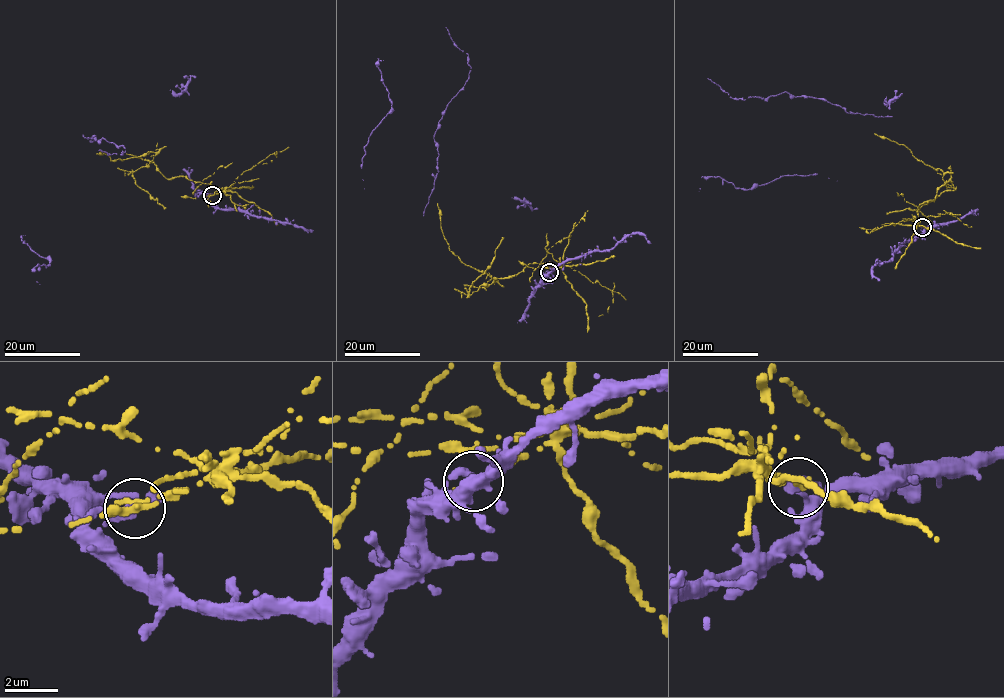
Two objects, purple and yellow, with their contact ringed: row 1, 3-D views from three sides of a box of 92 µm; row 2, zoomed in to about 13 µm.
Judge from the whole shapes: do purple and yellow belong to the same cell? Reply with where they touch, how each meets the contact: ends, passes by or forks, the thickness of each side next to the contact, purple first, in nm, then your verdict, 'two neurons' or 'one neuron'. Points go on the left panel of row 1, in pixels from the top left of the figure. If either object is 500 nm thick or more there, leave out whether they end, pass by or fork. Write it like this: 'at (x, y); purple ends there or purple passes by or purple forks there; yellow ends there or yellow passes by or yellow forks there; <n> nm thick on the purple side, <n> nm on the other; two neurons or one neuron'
at (212, 195); purple ends there; yellow ends there; 360 nm thick on the purple side, 320 nm on the other; two neurons

